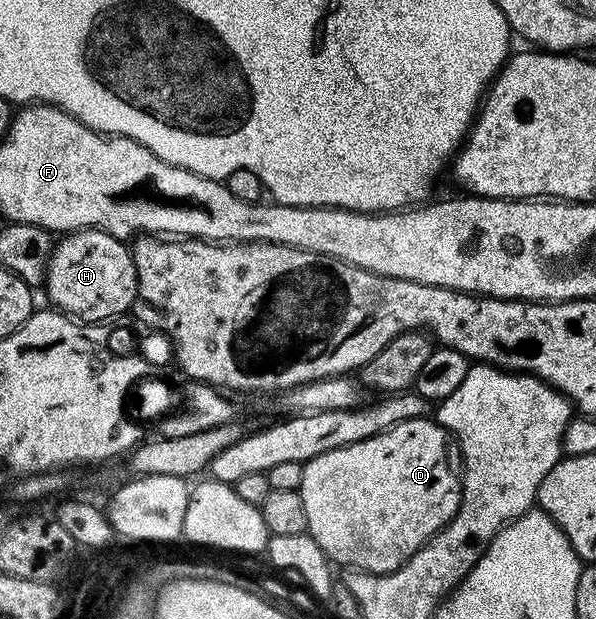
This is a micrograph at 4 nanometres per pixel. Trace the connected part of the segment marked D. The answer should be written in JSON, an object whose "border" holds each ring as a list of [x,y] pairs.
{"border":[[[429,417],[408,419],[375,437],[371,437],[367,441],[359,441],[355,445],[347,445],[343,449],[335,449],[331,453],[323,453],[319,457],[315,457],[310,463],[304,464],[304,468],[300,493],[303,497],[303,505],[307,508],[308,534],[312,535],[313,540],[321,546],[328,559],[334,564],[342,563],[345,569],[368,571],[375,575],[385,575],[389,571],[398,571],[432,535],[442,531],[452,521],[461,504],[461,477],[463,471],[459,466],[454,444],[451,442],[449,432],[440,423]]]}

